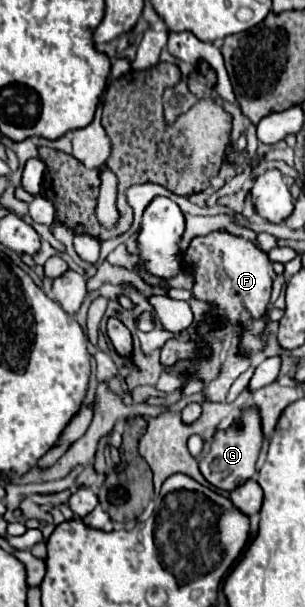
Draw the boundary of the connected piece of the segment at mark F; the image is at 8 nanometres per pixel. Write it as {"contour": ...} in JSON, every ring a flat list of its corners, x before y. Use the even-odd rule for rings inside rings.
{"contour":[[210,232,206,236,192,238,188,250,182,254,184,268,194,274,194,286,192,296,196,300,204,300,210,304,210,312,204,316,202,322,196,326,198,340,178,340,170,338,162,346,160,362,162,366,174,366,178,360,194,360,198,356,210,356,212,348,206,340,206,336,218,328,222,322,230,322,230,326,242,326,240,334,240,354,254,356,264,350,264,328,268,322,266,308,270,302,272,292,272,278,270,278,270,260,268,254,264,254,254,242,234,236,230,232],[216,268,226,270,226,280,216,278]]}

